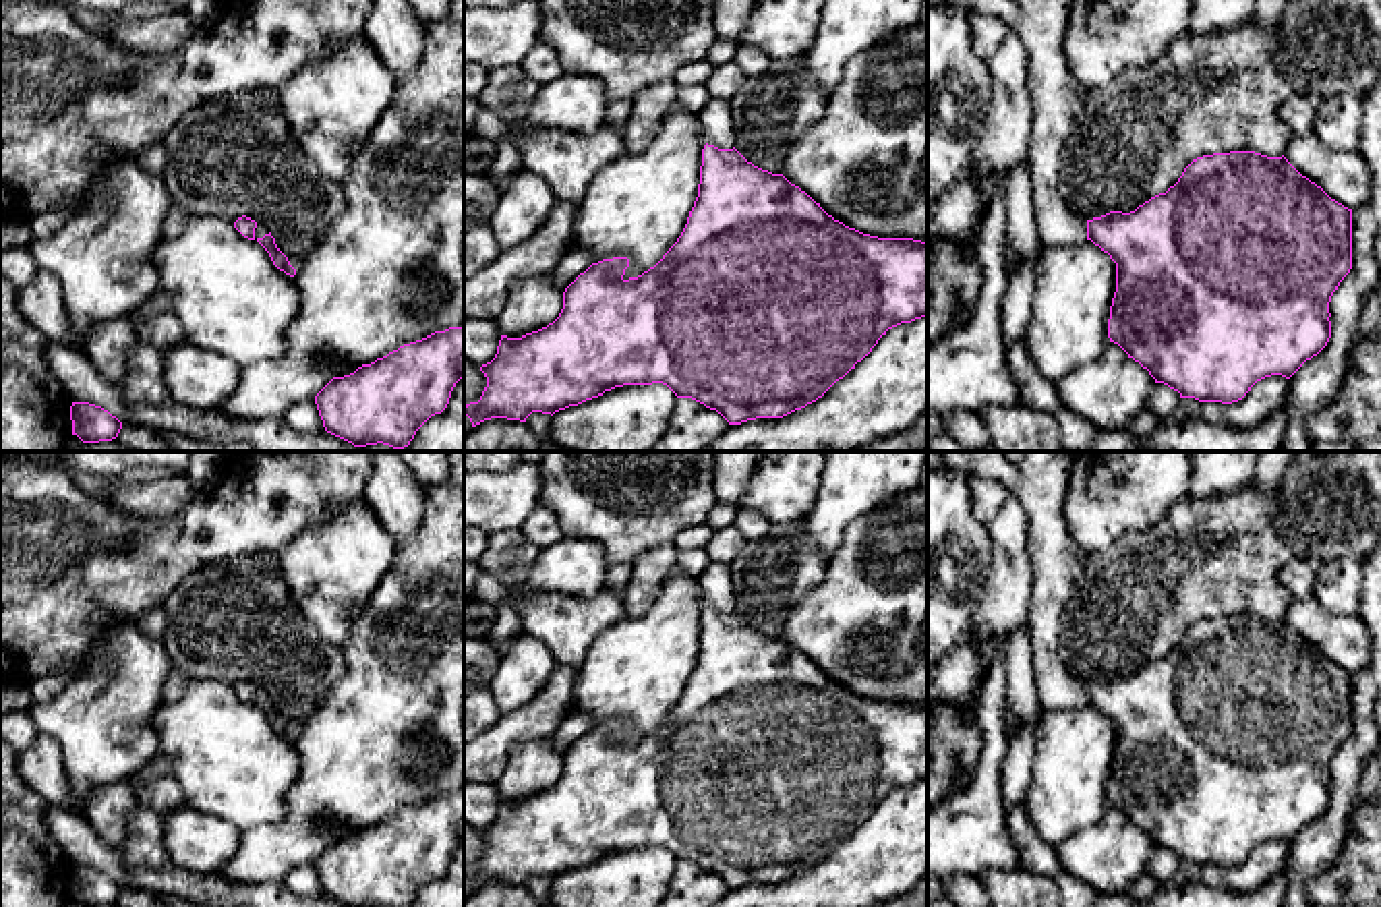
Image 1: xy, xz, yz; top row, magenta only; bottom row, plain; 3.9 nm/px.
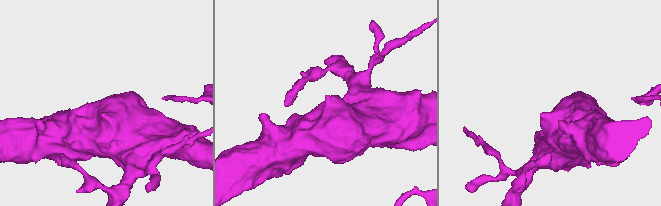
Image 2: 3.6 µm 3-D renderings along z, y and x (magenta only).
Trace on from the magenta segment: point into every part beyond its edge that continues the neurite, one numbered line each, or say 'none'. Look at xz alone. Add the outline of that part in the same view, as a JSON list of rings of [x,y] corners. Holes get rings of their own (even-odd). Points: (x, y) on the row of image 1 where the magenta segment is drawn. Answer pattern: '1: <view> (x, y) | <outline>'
1: xz (715, 119) | [[[710,99],[700,112],[698,122],[702,128],[704,143],[718,149],[733,149],[735,135],[731,124],[731,101]]]

